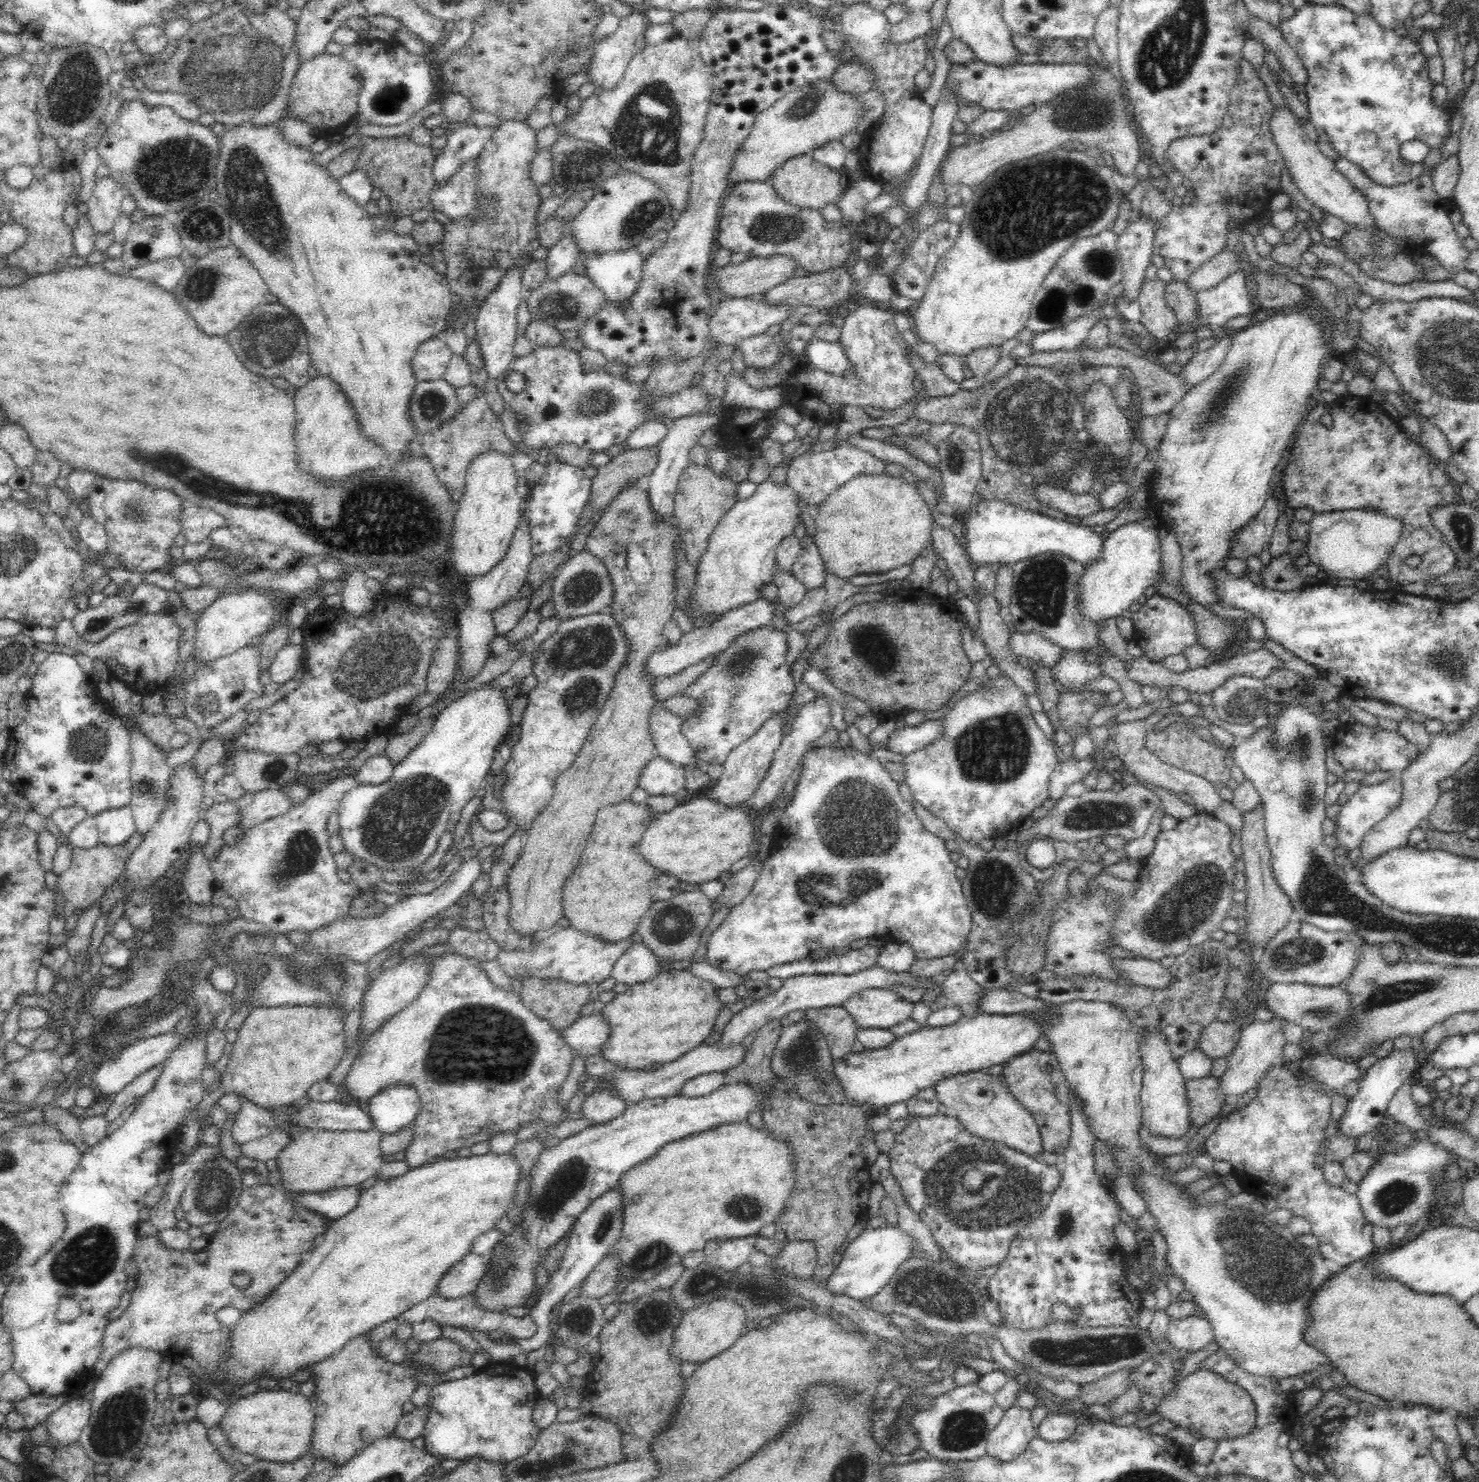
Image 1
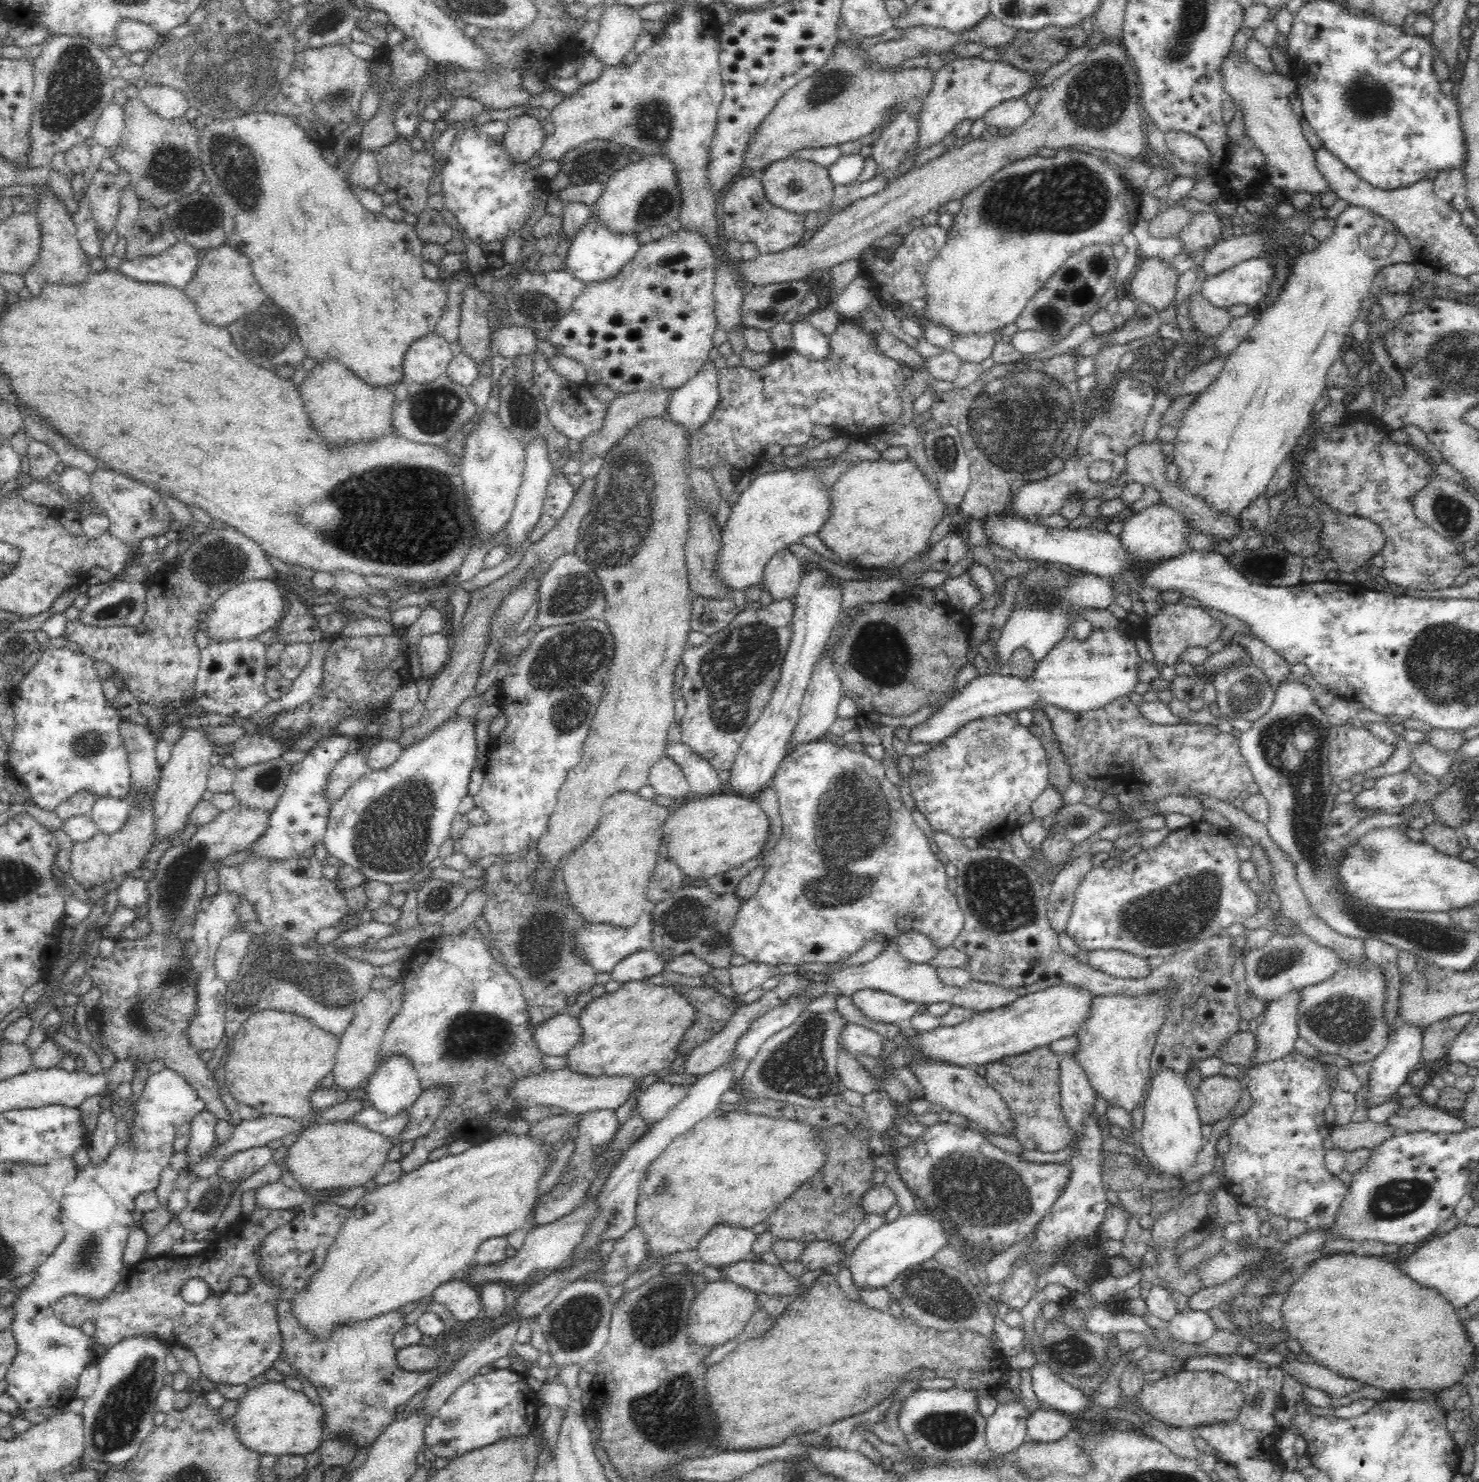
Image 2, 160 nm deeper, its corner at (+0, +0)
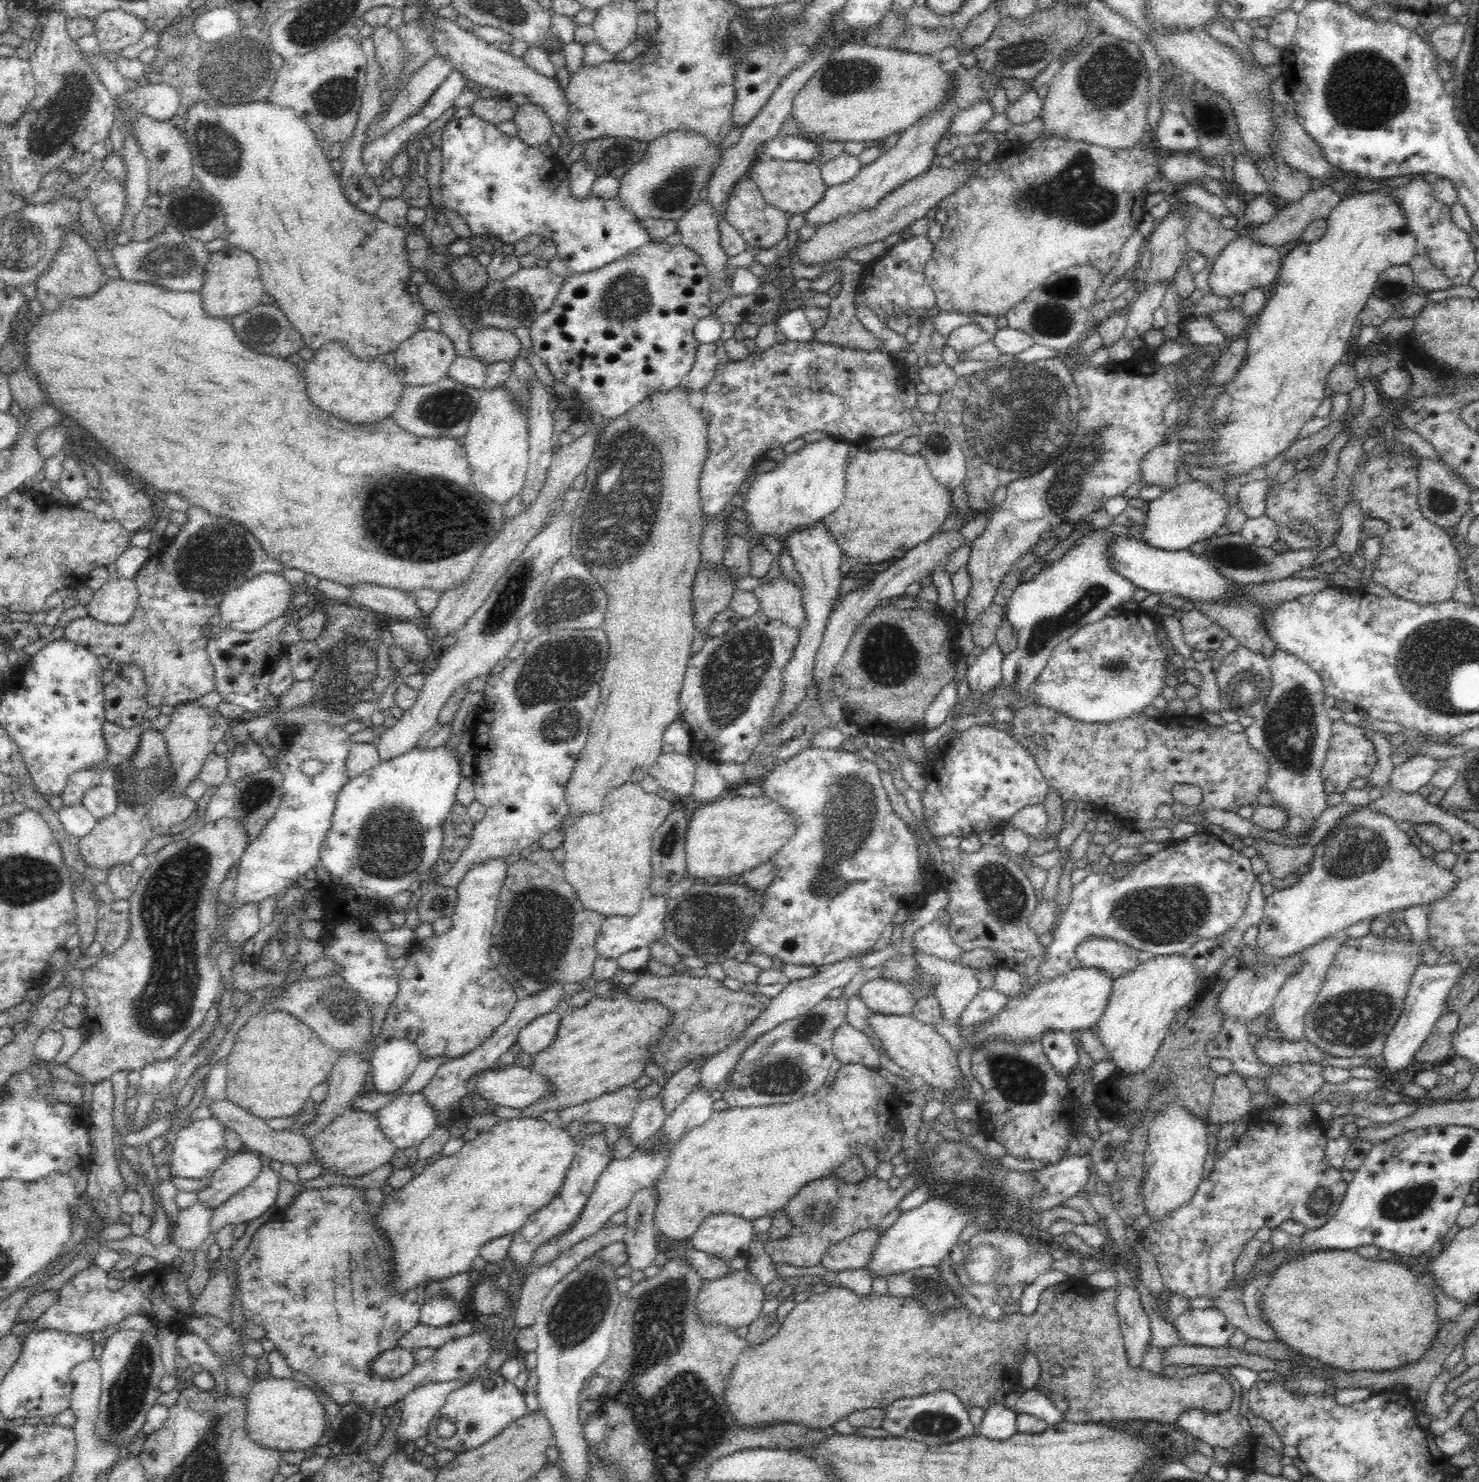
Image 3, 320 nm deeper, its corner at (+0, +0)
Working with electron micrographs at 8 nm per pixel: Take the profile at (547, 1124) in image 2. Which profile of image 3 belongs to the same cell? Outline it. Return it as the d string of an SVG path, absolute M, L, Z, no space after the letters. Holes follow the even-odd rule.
M626 1085L616 1088L598 1096L594 1100L586 1101L568 1108L561 1108L559 1124L568 1126L572 1120L578 1122L600 1122L604 1126L612 1125L617 1127L628 1126L634 1111L640 1104L639 1090Z

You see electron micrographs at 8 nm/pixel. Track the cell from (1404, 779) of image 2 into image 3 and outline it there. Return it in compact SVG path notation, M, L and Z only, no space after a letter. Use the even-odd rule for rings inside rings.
M1423 754L1409 757L1408 760L1393 768L1390 778L1392 789L1407 794L1418 793L1419 788L1427 785L1438 770L1444 767L1457 767L1460 756L1434 758Z

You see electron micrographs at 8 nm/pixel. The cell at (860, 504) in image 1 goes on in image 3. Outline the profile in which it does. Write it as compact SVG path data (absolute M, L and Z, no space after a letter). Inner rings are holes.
M865 447L850 459L847 466L847 485L842 504L822 520L837 540L844 555L864 564L878 564L884 560L898 560L910 548L928 540L944 524L949 514L956 512L951 490L940 484L929 469L926 459L894 449L867 450Z

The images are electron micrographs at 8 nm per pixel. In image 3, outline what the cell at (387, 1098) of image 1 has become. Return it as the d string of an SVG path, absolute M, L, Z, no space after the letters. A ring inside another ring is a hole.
M405 1038L379 1041L372 1051L369 1087L380 1092L394 1092L400 1088L421 1062L417 1044Z

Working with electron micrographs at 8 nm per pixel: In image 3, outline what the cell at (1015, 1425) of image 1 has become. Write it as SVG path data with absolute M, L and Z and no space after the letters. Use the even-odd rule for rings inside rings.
M1004 1404L986 1408L976 1434L992 1440L1006 1440L1016 1432L1017 1412L1008 1410Z

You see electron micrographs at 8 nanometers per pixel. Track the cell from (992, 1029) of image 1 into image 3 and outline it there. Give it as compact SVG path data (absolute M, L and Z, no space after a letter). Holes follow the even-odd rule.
M1095 966L1080 967L1076 969L1069 969L1058 975L1054 980L1047 983L1035 985L1029 993L1021 997L1014 997L1006 1004L1006 1008L990 1020L984 1021L983 1025L979 1026L979 1031L973 1036L973 1044L971 1050L980 1042L992 1040L992 1038L1005 1038L1006 1040L1013 1040L1014 1042L1022 1042L1033 1038L1039 1040L1040 1036L1046 1030L1061 1030L1062 1032L1069 1032L1070 1030L1084 1031L1086 1028L1095 1026L1100 1020L1100 1017L1105 1011L1110 993L1113 991L1113 976L1104 972L1101 968Z

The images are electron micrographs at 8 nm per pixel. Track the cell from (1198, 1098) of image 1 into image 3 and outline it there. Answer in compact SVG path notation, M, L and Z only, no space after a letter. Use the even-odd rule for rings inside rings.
M1238 1072L1220 1075L1214 1081L1214 1094L1207 1120L1212 1124L1226 1124L1251 1115L1251 1090L1246 1078Z

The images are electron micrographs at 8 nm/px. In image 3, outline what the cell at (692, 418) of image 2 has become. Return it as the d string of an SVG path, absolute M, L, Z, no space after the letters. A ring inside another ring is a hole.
M716 343L700 344L694 358L693 368L686 377L685 385L688 386L689 392L698 392L710 382L715 376L716 366L718 366L718 358Z

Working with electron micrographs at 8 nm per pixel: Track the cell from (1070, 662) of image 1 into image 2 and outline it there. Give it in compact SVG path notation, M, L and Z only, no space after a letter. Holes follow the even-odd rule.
M1122 619L1117 627L1093 628L1084 640L1066 635L1050 649L1028 677L983 672L924 722L909 729L909 742L941 743L970 721L1031 709L1036 703L1083 713L1098 710L1116 699L1129 698L1140 682L1139 671L1144 659L1138 654L1136 639L1142 634L1136 635L1126 619Z

